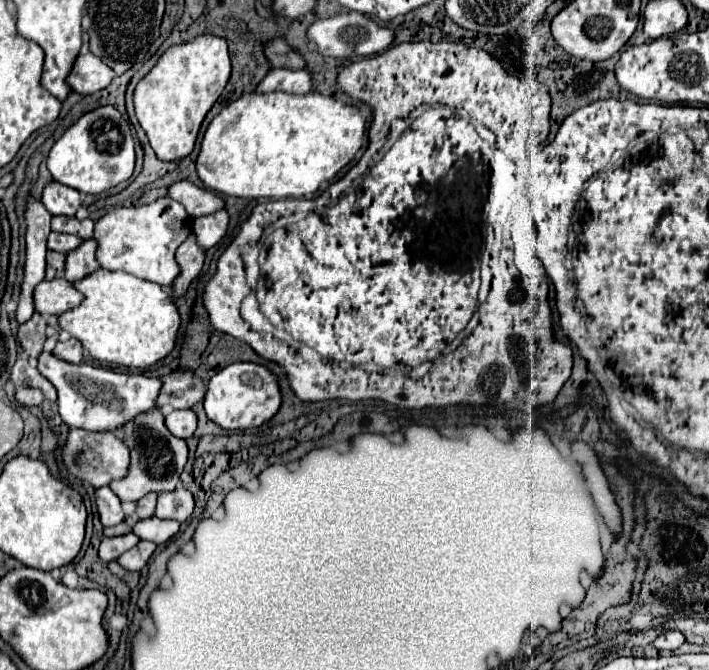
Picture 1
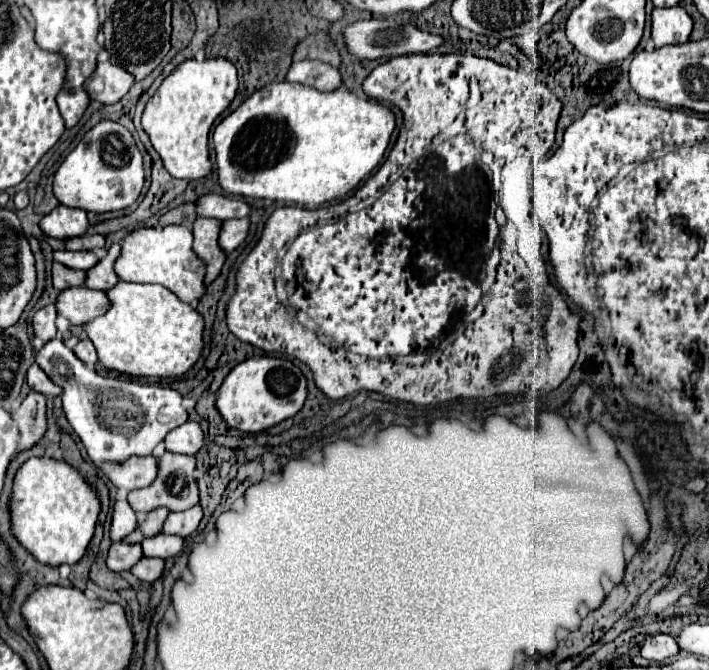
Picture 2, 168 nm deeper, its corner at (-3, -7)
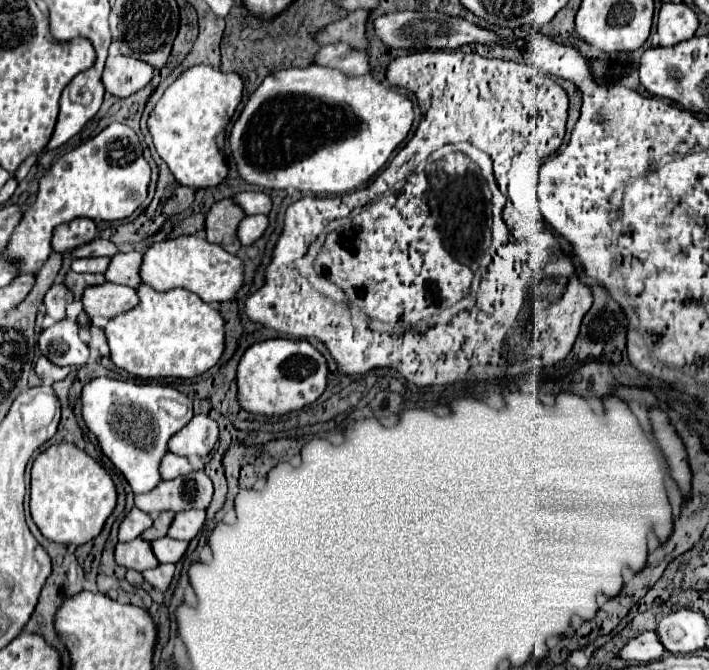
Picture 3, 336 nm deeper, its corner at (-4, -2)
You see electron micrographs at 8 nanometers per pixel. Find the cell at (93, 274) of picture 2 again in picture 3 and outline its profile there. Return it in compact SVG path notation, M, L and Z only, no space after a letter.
M129 251L129 253L117 253L111 259L111 265L105 273L107 281L111 283L121 283L121 285L129 285L129 287L137 287L141 285L141 259L143 253L139 251Z

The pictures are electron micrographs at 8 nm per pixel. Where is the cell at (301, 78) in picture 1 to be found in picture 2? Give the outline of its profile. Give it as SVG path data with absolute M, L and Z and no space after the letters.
M294 62L286 72L286 80L294 84L312 86L322 92L332 92L340 86L340 72L324 62Z

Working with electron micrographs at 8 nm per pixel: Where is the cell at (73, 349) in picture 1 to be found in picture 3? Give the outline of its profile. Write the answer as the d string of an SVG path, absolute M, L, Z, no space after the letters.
M91 327L91 349L97 349L101 355L109 355L109 345L105 339L105 331L101 327Z

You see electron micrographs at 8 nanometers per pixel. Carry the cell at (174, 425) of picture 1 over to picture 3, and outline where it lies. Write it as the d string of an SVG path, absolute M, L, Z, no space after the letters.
M195 415L173 439L169 451L181 457L207 455L219 439L219 425L209 415Z

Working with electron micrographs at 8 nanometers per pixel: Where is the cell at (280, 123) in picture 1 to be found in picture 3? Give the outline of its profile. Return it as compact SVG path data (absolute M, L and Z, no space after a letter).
M311 65L269 75L247 101L241 117L231 129L229 141L239 175L247 183L267 189L293 187L311 195L335 195L369 183L409 135L413 121L413 103L393 85L381 83L373 75L349 77L331 67Z

